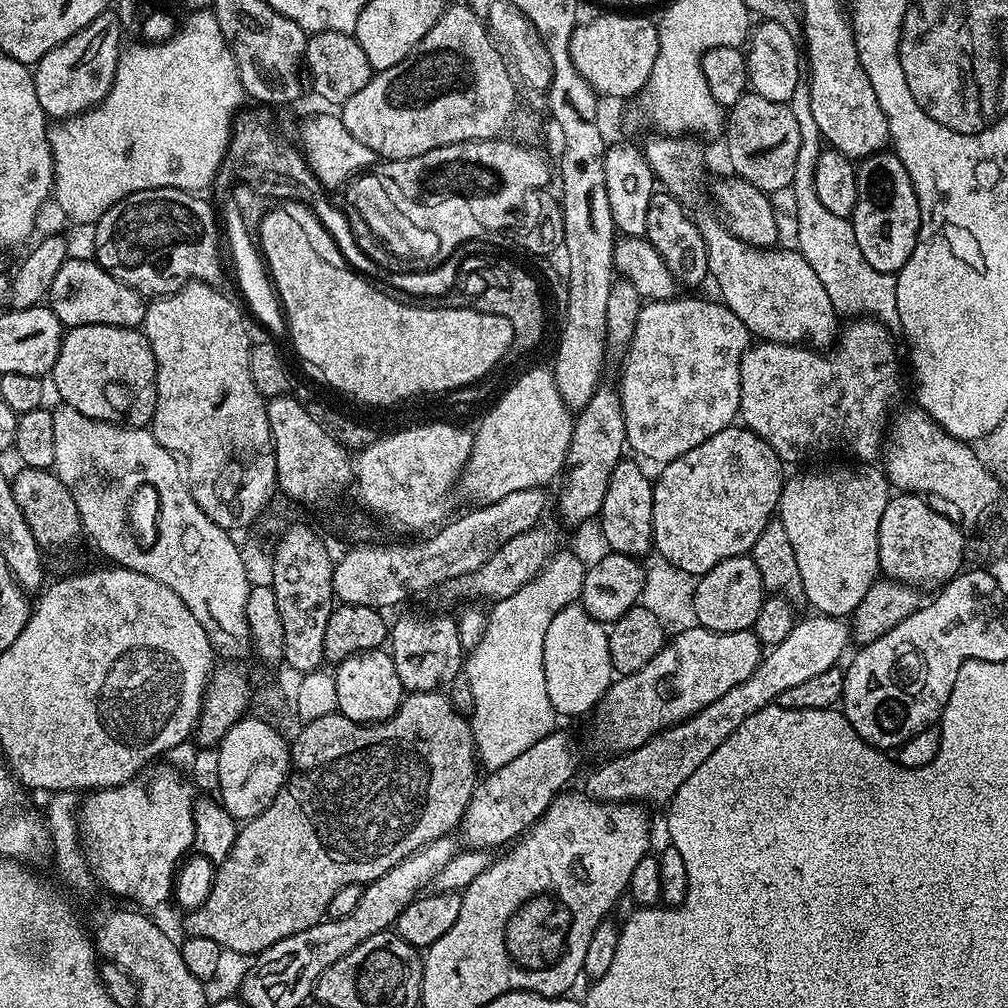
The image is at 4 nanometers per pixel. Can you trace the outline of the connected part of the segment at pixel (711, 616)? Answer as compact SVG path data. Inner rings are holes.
M751 555L735 556L718 562L709 572L696 581L696 589L693 594L692 613L695 623L701 628L709 628L712 632L746 632L755 625L758 618L758 610L762 610L766 599L766 591L763 586L762 576L758 566L753 562Z

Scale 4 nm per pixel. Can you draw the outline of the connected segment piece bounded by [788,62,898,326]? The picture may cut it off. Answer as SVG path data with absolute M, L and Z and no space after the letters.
M807 63L799 66L797 85L788 101L791 113L797 119L799 132L798 156L795 158L794 178L790 185L796 202L796 244L818 275L818 280L825 287L837 313L849 316L867 316L880 323L891 326L898 322L897 318L897 286L893 273L880 272L870 266L858 247L854 237L851 221L845 216L838 216L828 211L818 200L813 188L814 166L822 151L822 137L818 124L811 113L810 84Z

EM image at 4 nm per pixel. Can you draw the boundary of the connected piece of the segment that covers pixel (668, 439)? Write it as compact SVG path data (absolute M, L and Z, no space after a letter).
M680 299L653 300L641 307L638 326L626 349L628 357L624 360L624 377L618 383L627 447L631 451L633 448L637 457L645 456L659 462L677 460L737 419L740 410L740 359L750 347L747 326L723 302Z

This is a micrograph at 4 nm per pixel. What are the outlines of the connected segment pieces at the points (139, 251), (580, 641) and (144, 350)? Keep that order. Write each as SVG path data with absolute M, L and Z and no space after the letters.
M151 188L122 198L94 225L96 253L94 259L114 278L129 284L145 297L159 298L176 292L183 284L199 282L219 285L222 232L216 229L216 212L203 200L203 195L183 188Z
M579 602L558 610L546 629L544 669L546 694L550 694L555 712L561 717L591 713L614 679L608 628L595 620Z
M83 324L67 329L60 353L50 373L50 384L56 387L63 403L95 420L118 424L122 428L148 428L156 409L156 359L143 331L101 324Z

